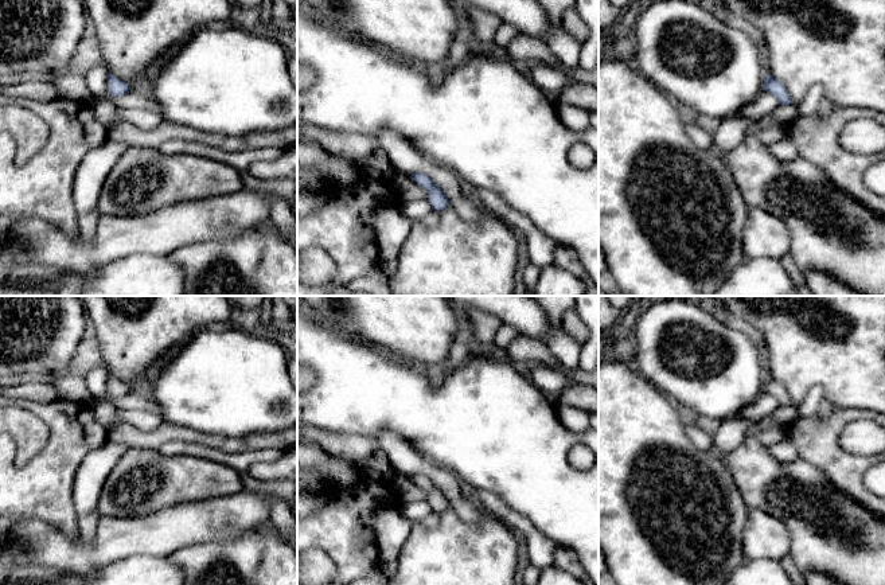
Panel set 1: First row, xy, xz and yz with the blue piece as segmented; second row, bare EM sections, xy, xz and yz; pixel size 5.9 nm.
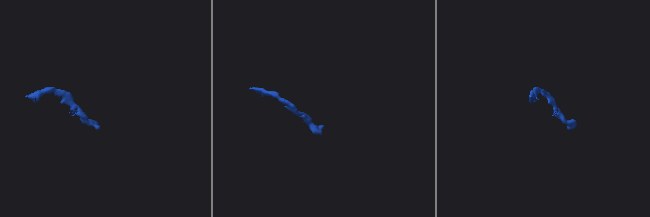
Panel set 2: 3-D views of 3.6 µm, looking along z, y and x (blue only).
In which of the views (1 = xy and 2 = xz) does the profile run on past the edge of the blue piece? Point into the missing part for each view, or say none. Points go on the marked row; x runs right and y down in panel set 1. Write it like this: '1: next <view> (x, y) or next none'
1: next none
2: next none

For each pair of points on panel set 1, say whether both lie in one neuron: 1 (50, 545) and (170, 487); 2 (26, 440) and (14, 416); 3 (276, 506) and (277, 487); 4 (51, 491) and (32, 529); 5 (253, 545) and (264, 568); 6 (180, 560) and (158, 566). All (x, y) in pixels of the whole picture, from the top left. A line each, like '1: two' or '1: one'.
1: two
2: one
3: two
4: two
5: one
6: two

